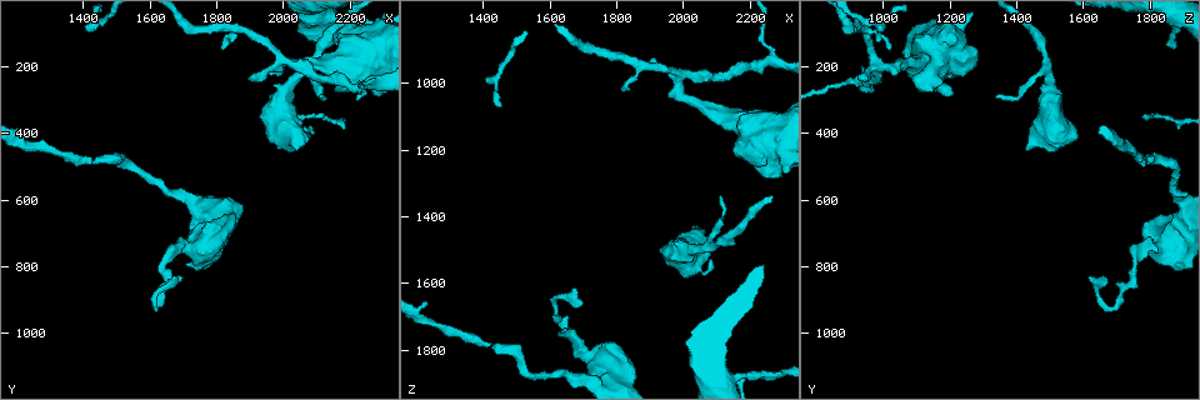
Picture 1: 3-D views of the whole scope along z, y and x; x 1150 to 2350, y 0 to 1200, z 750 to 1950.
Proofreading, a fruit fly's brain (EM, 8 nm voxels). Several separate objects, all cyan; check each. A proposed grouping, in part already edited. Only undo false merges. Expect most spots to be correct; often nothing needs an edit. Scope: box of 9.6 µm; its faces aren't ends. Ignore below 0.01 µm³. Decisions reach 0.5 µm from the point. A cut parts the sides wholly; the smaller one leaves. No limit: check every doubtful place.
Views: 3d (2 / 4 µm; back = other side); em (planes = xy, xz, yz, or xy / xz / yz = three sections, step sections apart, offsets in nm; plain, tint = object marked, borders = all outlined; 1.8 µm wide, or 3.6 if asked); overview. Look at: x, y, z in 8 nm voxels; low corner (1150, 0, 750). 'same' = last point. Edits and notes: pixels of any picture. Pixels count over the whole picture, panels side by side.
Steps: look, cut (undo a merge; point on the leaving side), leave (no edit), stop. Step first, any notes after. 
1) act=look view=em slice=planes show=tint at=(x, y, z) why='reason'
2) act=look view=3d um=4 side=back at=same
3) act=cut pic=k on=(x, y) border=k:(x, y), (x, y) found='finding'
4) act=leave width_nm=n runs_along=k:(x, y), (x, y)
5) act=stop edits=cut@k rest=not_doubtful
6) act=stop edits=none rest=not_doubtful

act=look view=em slice=yz step=4 show=tint at=(2260, 240, 920) why='sharp bend'

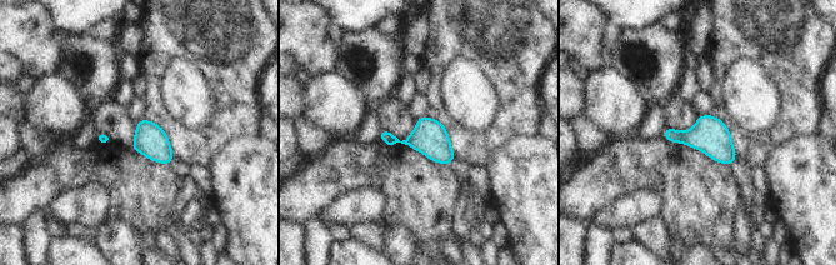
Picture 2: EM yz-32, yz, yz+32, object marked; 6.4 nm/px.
act=look view=em slice=planes show=borders at=same

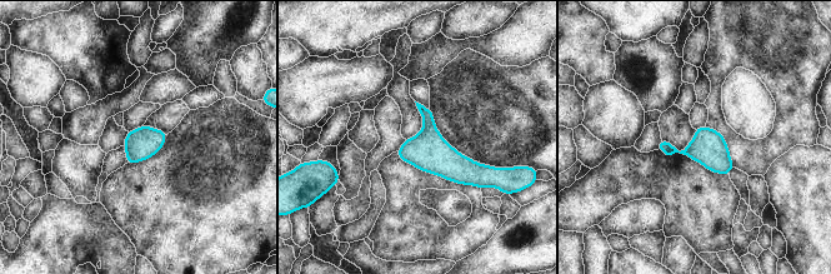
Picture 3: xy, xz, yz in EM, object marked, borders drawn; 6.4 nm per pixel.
act=leave width_nm=200 found='continuous, no second neuron'

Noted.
act=look view=em slice=xy step=16 show=tint at=(2000, 190, 980)

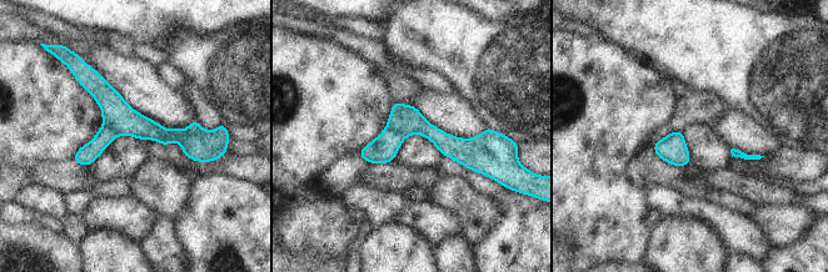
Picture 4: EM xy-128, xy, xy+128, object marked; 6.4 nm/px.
act=look view=em slice=planes show=tint at=same why='another direction'

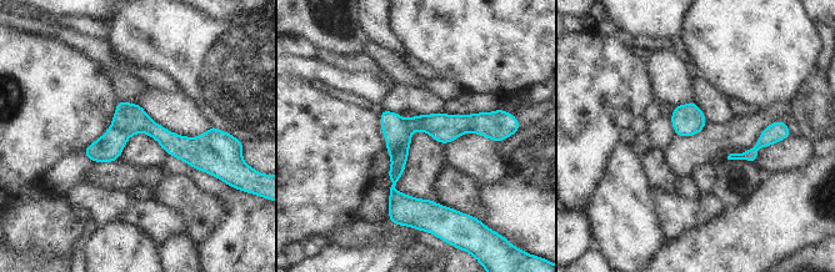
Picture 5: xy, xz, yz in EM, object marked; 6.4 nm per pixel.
act=cut pic=5 on=(131, 119) width_nm=180 part_leaving=5:(119, 105), (173, 144), (211, 141) found='two neurons meet here'

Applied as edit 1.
act=look view=overview

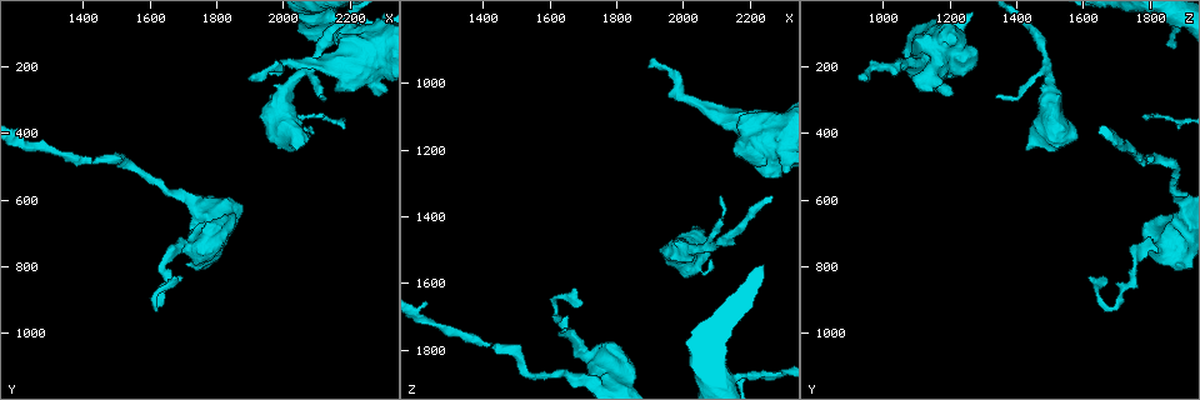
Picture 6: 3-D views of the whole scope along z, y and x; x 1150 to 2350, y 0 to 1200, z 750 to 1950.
act=look view=3d um=4 at=(2060, 210, 1490) why='thin arm on a thick one'

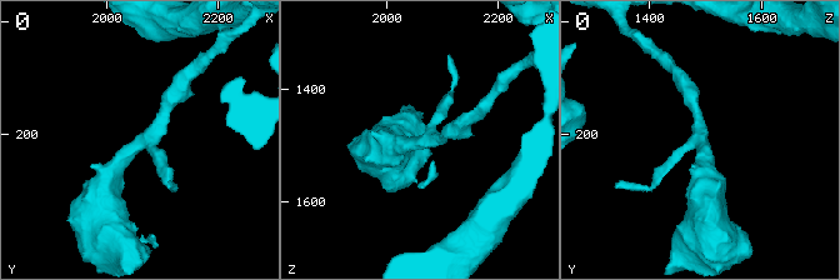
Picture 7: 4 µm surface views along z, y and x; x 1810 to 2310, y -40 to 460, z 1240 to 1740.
act=look view=em slice=planes show=tint at=(2070, 215, 1495) arms=3

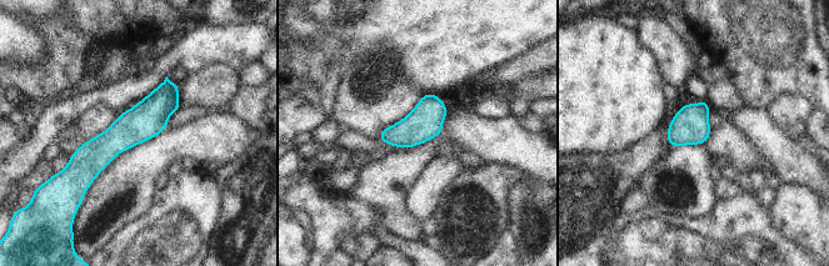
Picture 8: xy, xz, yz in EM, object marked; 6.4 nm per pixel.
act=leave runs_along=8:(175, 86), (136, 125), (74, 171) found='one neuron here'

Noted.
act=look view=em um=3.6 slice=planes show=tint at=(1730, 750, 1820) why='calibre changes'

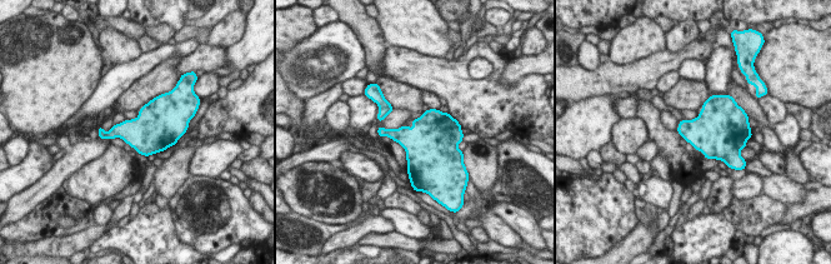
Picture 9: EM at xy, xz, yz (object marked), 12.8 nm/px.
act=leave width_nm=480 found='continuous, no second neuron'

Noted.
act=stop edits=cut@5 rest=not_doubtful

